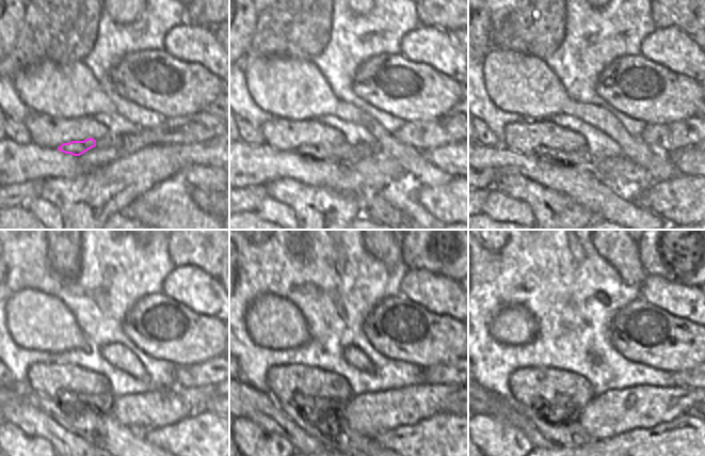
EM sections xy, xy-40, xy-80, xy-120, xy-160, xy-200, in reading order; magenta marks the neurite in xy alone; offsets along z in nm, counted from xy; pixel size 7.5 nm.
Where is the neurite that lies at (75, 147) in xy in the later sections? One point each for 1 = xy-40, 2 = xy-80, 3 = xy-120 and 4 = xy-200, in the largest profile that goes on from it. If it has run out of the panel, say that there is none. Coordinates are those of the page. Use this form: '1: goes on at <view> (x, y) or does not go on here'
1: goes on at xy-40 (340, 153)
2: goes on at xy-80 (581, 157)
3: goes on at xy-120 (102, 403)
4: goes on at xy-200 (555, 414)

